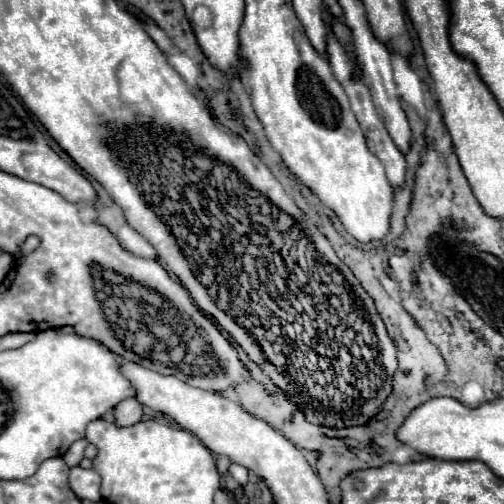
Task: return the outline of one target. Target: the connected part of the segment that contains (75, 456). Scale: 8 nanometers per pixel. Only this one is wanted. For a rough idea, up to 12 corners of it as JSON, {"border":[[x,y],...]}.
{"border":[[75,440],[63,454],[69,466],[77,466],[83,460],[83,450],[89,442]]}

